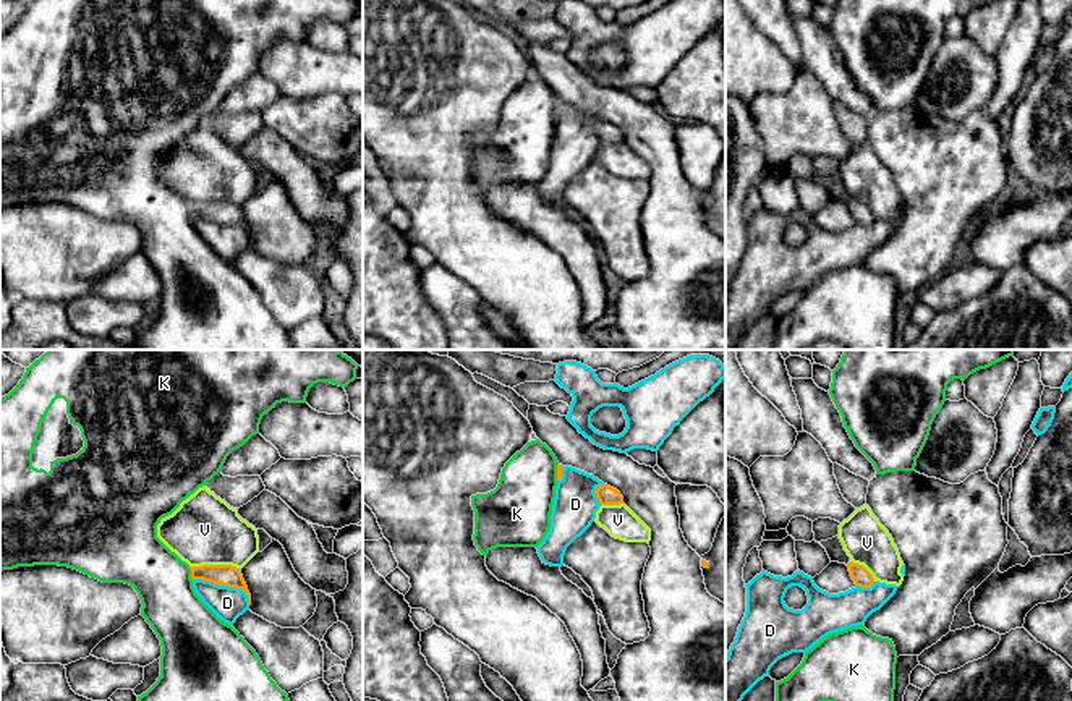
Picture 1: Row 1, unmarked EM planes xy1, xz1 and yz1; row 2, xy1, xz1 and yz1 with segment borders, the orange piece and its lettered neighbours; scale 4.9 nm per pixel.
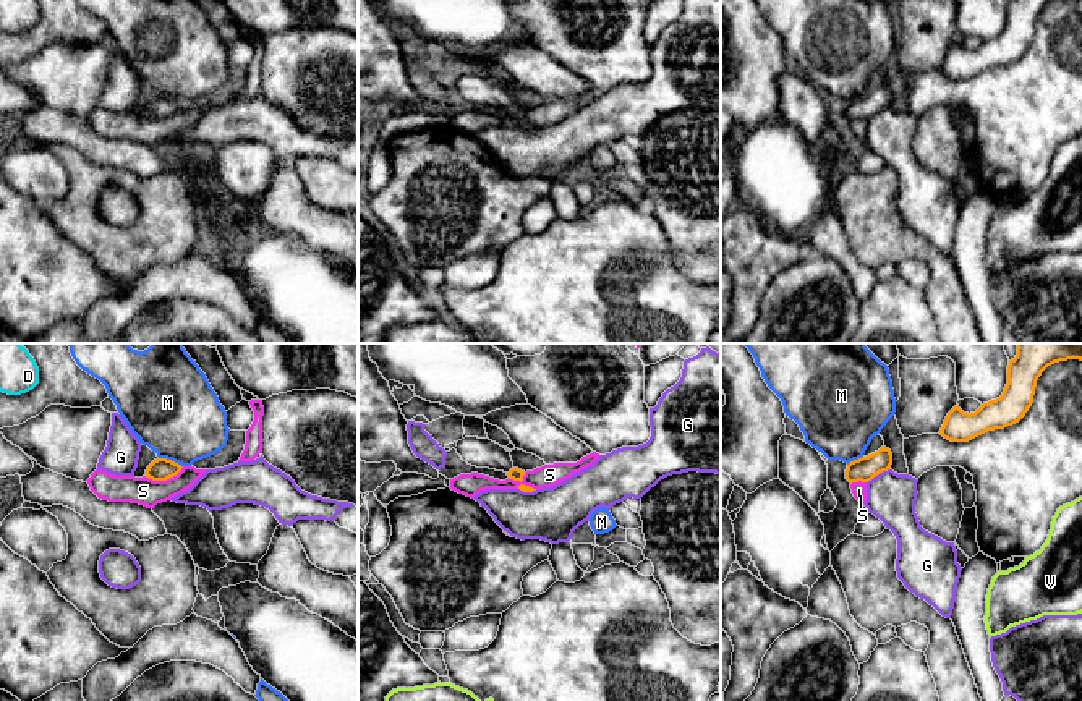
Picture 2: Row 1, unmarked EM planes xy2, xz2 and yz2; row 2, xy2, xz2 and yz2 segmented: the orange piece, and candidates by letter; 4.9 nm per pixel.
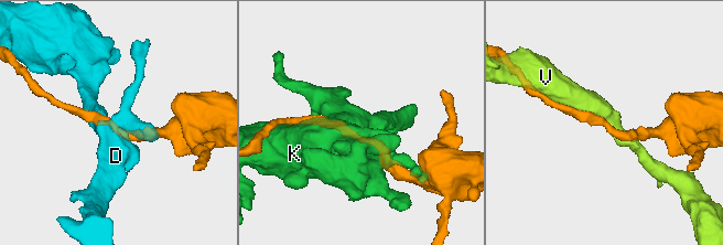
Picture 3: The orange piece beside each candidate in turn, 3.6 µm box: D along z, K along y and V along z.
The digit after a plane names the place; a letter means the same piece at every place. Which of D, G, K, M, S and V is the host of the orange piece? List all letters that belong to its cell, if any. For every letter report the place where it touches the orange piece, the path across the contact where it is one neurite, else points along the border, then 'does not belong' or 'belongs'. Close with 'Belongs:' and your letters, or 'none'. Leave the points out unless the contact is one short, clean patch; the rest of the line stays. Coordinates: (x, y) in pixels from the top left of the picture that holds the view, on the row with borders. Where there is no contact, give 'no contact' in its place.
D: xy1 (225, 585) | along xy1 (193, 578), (240, 588), (250, 604) | does not belong
G: yz2 (878, 473) | along yz2 (890, 468), (875, 475), (867, 483) | does not belong
K: xy1 (191, 573) | does not belong
M: xy2 (170, 460) | along xy2 (159, 457), (170, 458), (182, 467) | does not belong
S: xz2 (522, 480) | along xz2 (509, 478), (535, 489) | does not belong
V: xy1 (216, 565) | does not belong
Belongs: none

